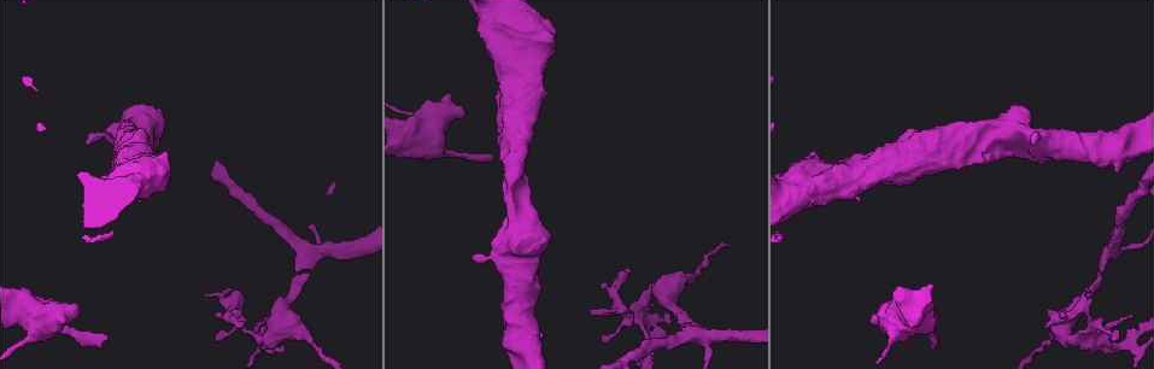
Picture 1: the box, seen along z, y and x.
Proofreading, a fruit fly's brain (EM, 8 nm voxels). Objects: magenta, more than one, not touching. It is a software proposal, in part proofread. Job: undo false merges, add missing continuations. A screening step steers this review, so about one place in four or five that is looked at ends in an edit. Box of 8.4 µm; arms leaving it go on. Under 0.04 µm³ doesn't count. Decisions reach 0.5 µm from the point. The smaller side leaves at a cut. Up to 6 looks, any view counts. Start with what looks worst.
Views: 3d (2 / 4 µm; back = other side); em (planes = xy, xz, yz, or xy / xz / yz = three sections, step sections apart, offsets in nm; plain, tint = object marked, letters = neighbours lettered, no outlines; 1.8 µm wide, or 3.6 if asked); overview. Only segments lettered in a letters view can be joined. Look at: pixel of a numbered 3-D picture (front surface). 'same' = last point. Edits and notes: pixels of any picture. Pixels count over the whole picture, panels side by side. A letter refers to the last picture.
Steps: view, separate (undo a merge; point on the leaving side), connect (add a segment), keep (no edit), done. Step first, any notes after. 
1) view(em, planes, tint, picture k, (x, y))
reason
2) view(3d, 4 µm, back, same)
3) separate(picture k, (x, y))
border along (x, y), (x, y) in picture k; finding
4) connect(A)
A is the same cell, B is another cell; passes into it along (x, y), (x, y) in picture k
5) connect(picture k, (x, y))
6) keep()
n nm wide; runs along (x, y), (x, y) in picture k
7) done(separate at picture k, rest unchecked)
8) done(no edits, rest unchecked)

view(em, planes, plain, picture 1, (307, 269))
four-way junction

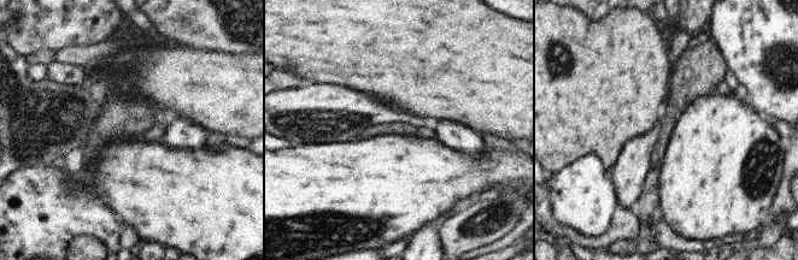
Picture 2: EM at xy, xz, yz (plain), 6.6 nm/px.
view(em, planes, letters, same)
see the neighbours

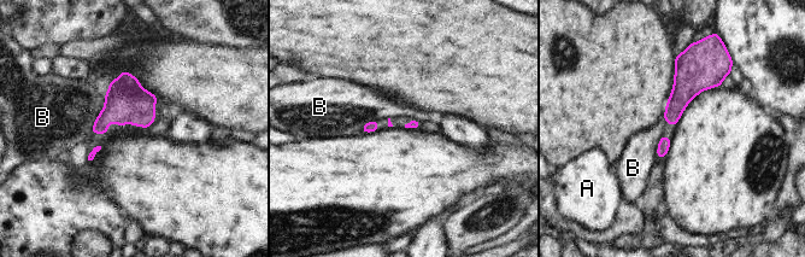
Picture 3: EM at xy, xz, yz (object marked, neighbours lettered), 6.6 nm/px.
keep()
60 nm wide; A and B are other cells; border along (105, 95), (105, 105), (90, 133) in picture 3; one neuron here

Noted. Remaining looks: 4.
view(3d, 2 µm, picture 1, (493, 158))
free end

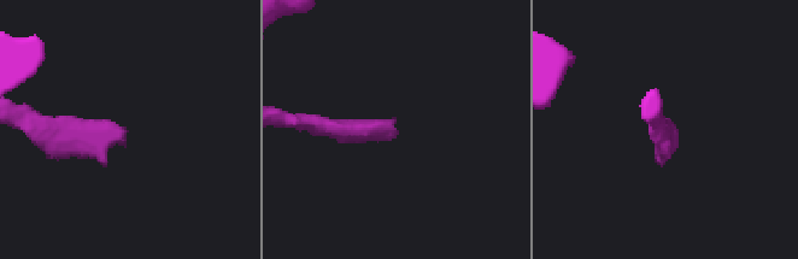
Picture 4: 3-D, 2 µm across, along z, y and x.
view(em, planes, tint, picture 4, (388, 140))

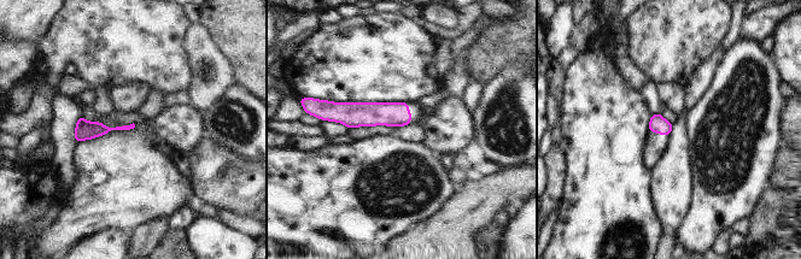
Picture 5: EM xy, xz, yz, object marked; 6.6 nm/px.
view(em, planes, letters, same)

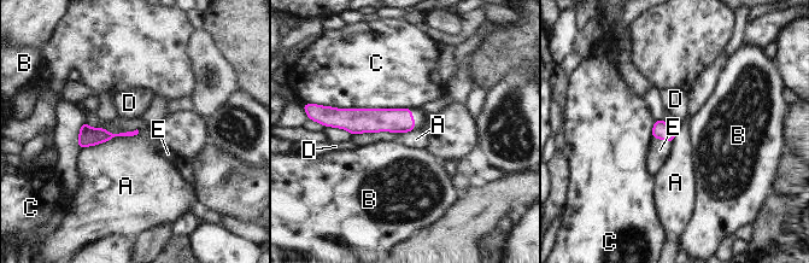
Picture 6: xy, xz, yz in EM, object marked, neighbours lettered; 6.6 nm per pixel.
connect(E)
E is the same cell, A, B, C and D are other cells; passes into it along (661, 129), (662, 139), (660, 150) in picture 6; the neuron continues

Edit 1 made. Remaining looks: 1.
done(connect at picture 6, rest unchecked)

